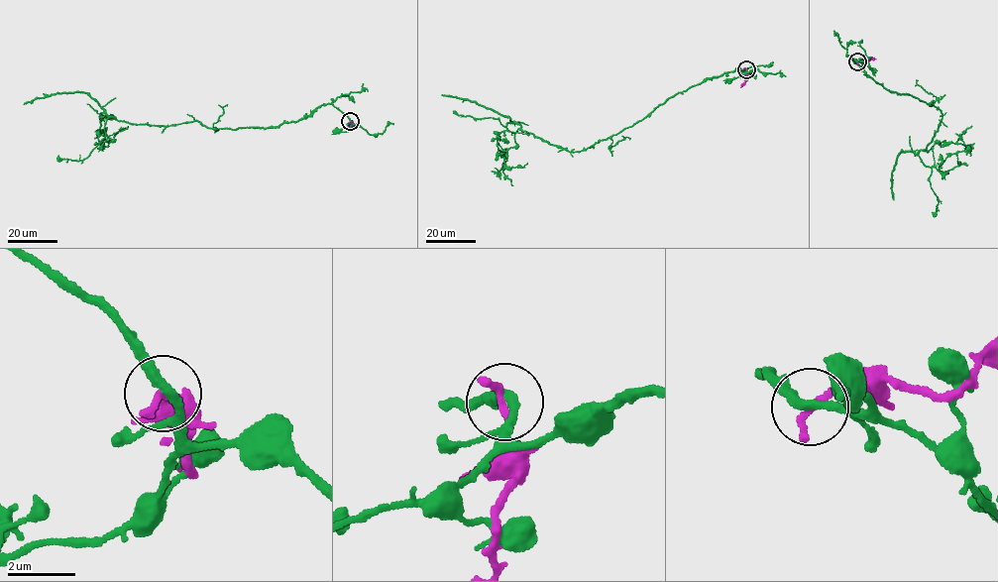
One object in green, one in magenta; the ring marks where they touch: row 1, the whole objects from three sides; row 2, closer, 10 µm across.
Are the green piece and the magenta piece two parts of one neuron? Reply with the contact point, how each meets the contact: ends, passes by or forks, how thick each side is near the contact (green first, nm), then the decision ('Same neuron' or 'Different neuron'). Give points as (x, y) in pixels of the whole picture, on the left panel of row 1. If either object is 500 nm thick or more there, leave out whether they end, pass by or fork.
Place: (350, 121). At the ring green passes by. At the ring magenta ends. Thickness 280 nm (green) against 280 nm. Different neuron

